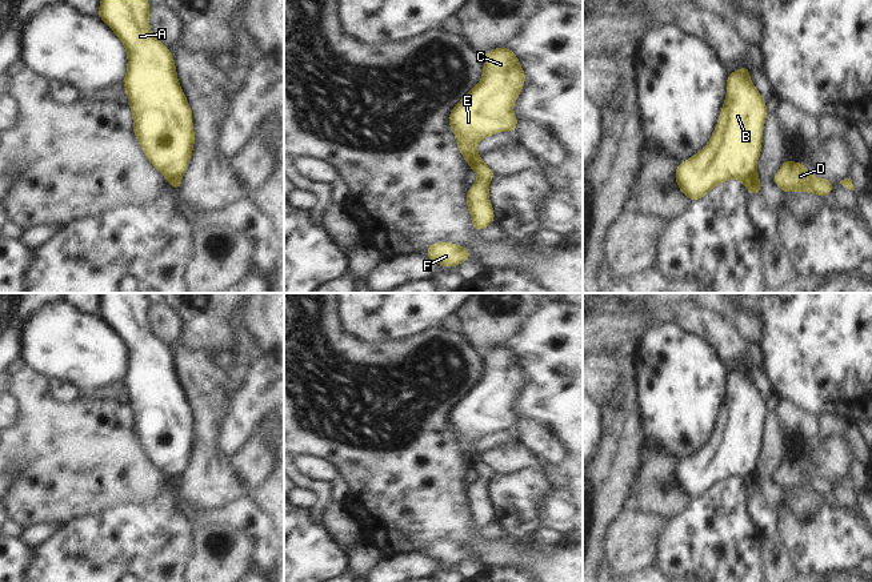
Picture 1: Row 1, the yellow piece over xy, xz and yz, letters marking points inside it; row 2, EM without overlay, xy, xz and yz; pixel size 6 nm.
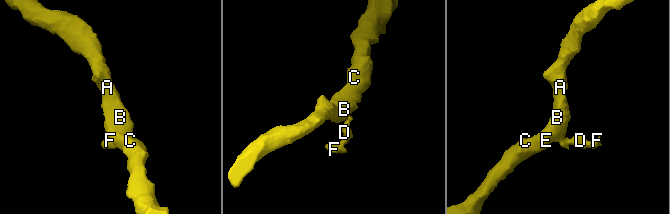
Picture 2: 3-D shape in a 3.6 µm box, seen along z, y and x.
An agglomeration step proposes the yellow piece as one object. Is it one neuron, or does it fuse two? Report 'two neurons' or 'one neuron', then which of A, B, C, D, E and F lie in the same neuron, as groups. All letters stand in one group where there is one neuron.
two neurons; groups A B C E / D F

